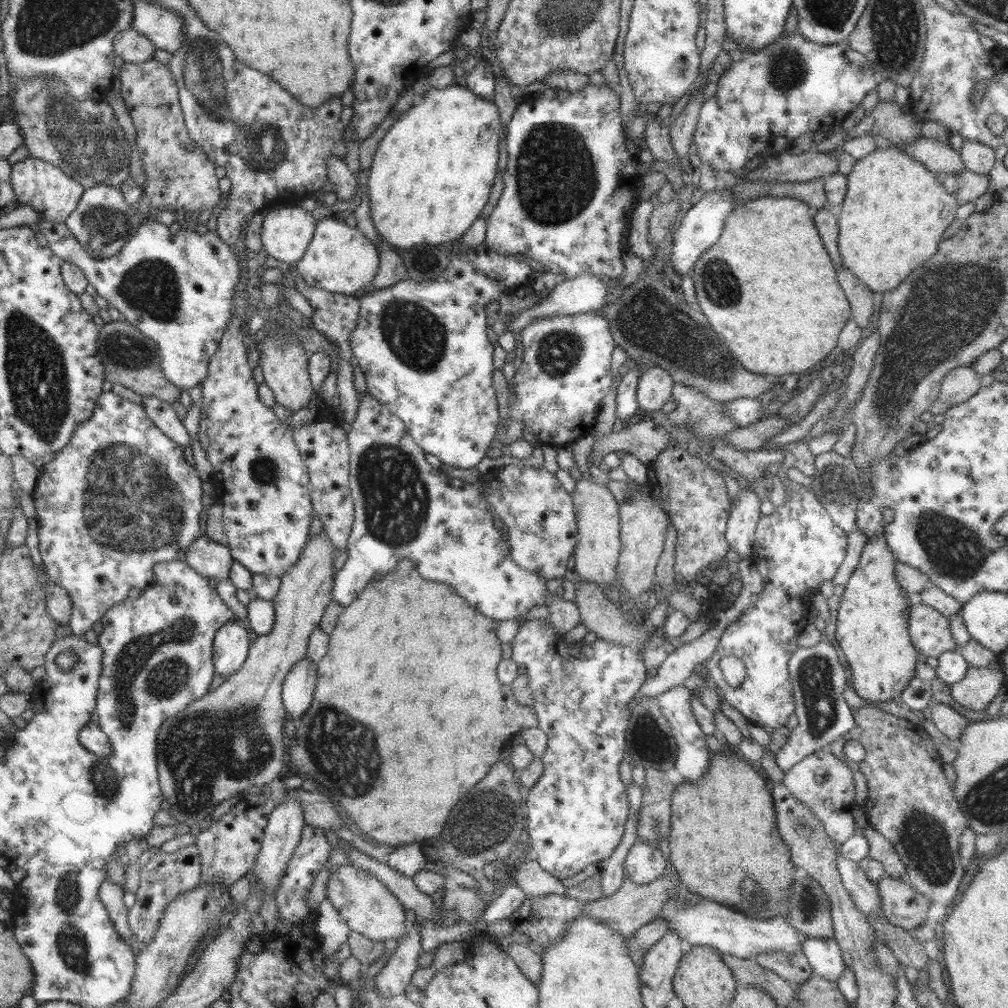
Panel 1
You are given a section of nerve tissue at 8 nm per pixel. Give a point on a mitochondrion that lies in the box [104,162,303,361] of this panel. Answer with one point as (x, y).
(151, 288)

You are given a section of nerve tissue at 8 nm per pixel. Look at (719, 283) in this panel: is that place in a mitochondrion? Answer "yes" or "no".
yes

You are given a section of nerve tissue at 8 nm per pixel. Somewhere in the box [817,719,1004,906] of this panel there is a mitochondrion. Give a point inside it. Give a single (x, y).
(927, 847)

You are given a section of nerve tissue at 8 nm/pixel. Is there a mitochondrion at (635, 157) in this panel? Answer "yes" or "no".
no

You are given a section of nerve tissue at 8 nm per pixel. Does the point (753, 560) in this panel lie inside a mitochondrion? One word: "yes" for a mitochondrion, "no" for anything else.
no

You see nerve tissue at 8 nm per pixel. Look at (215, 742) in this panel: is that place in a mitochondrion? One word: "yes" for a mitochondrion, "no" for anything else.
yes

